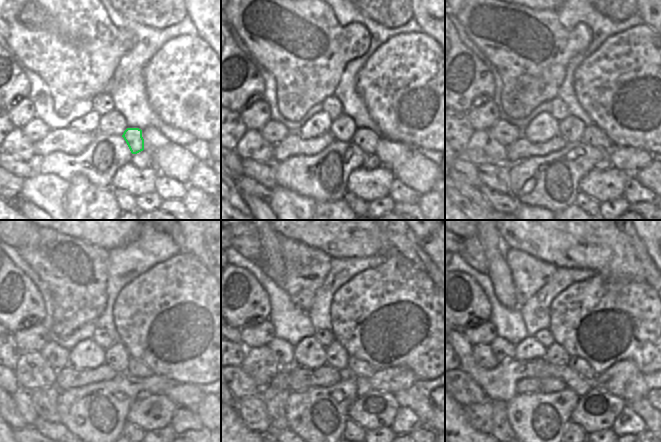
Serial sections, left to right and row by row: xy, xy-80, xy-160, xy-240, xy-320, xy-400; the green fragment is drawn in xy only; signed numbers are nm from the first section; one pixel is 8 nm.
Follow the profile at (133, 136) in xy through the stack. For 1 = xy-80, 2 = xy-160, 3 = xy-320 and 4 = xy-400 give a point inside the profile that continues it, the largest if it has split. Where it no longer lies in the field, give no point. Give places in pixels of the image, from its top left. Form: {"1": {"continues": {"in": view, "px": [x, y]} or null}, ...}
{"1": {"continues": {"in": "xy-80", "px": [366, 139]}}, "2": {"continues": {"in": "xy-160", "px": [593, 136]}}, "3": {"continues": {"in": "xy-320", "px": [357, 368]}}, "4": {"continues": {"in": "xy-400", "px": [579, 365]}}}

